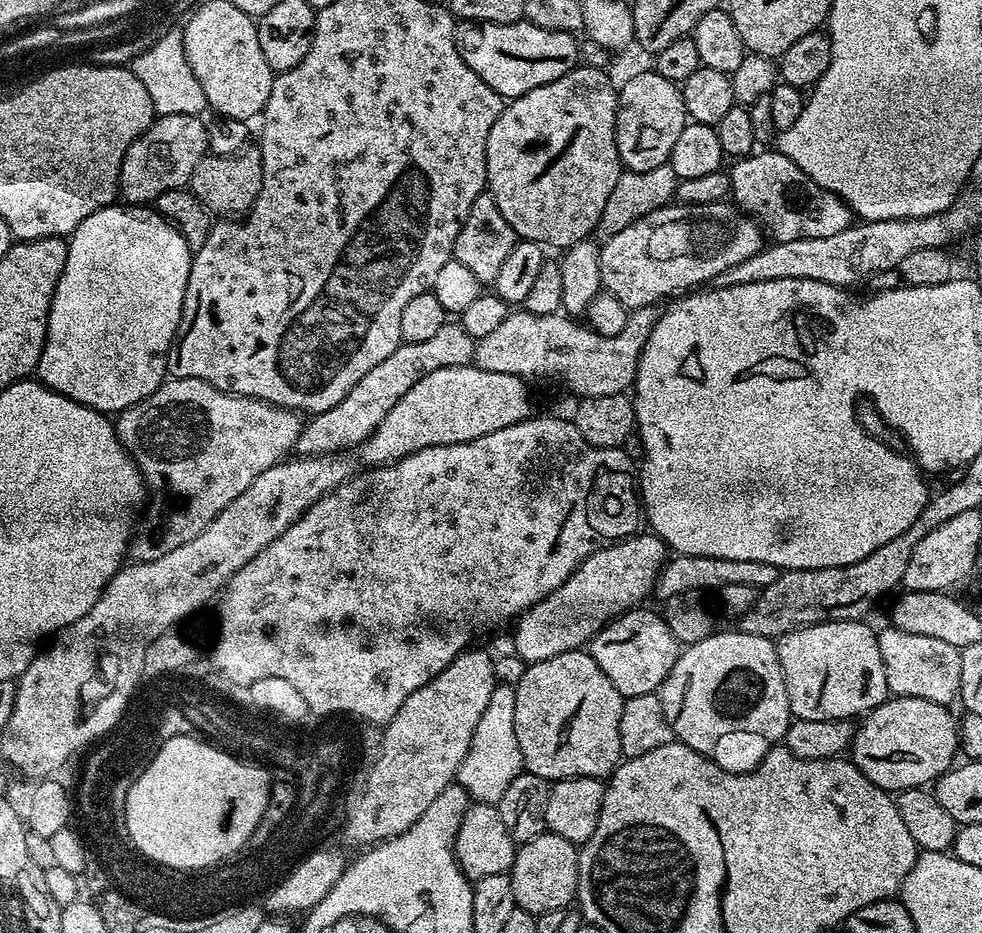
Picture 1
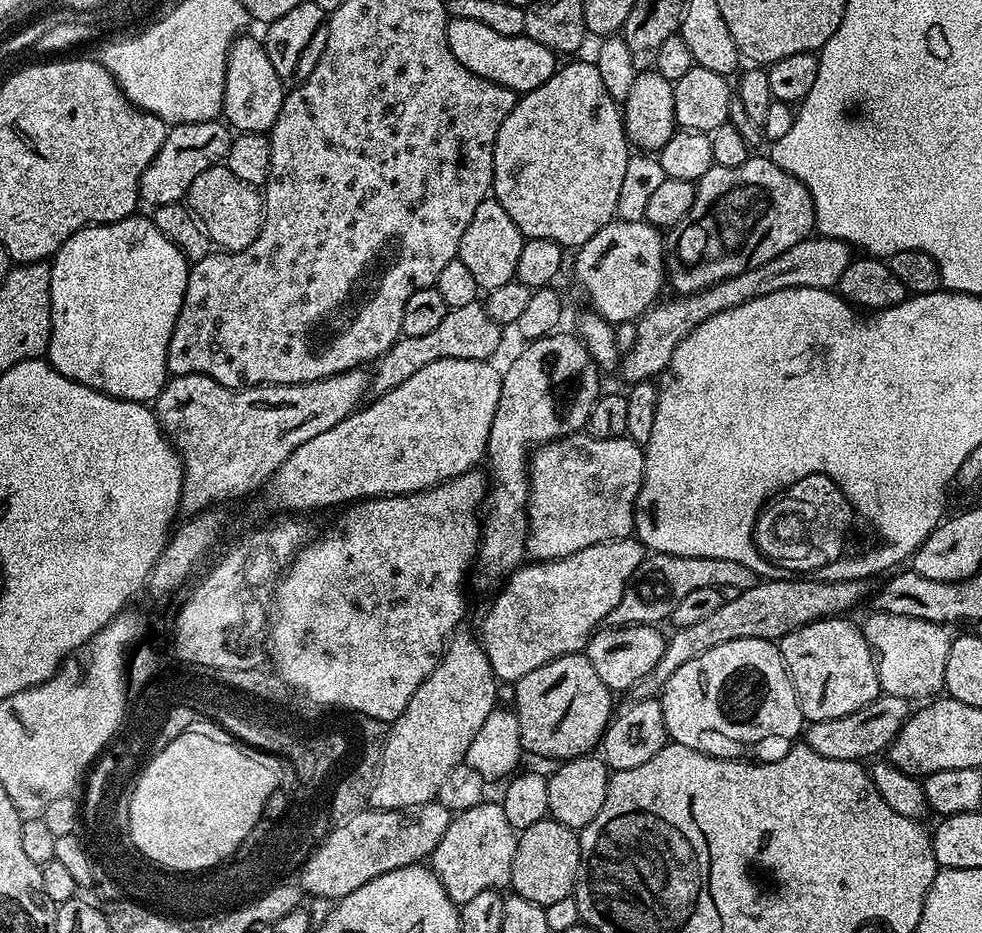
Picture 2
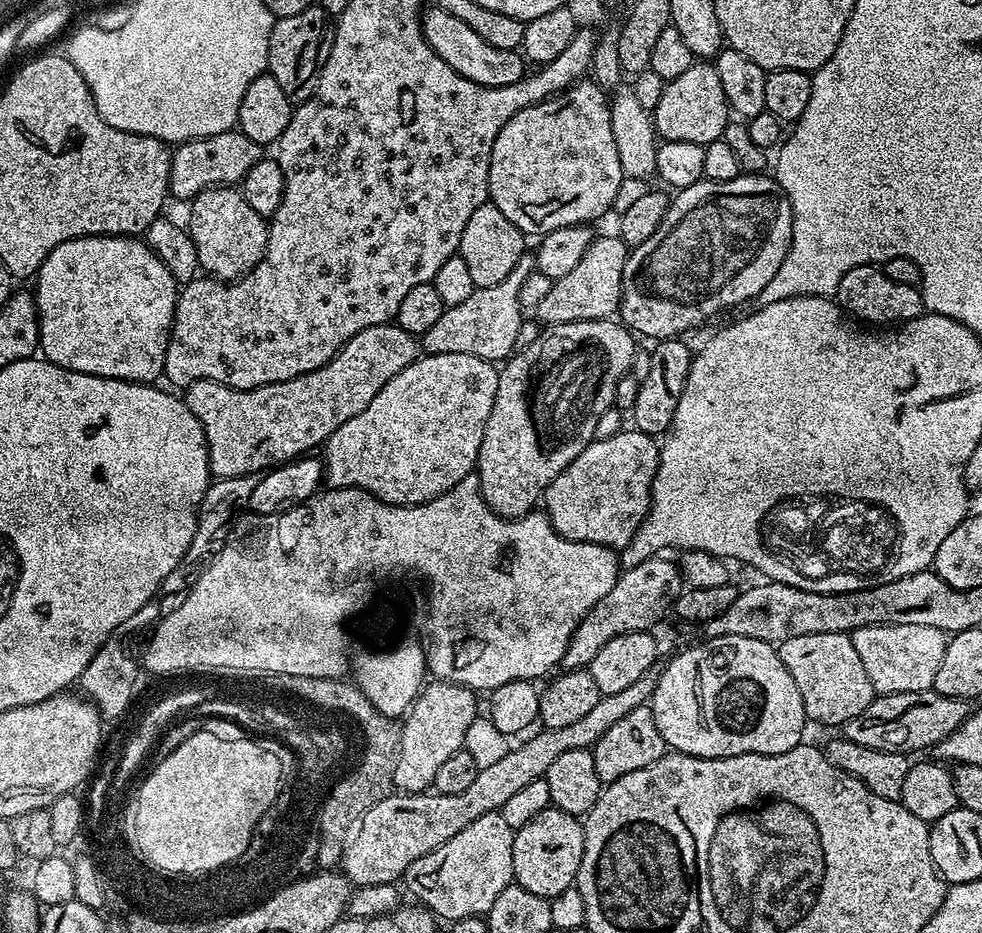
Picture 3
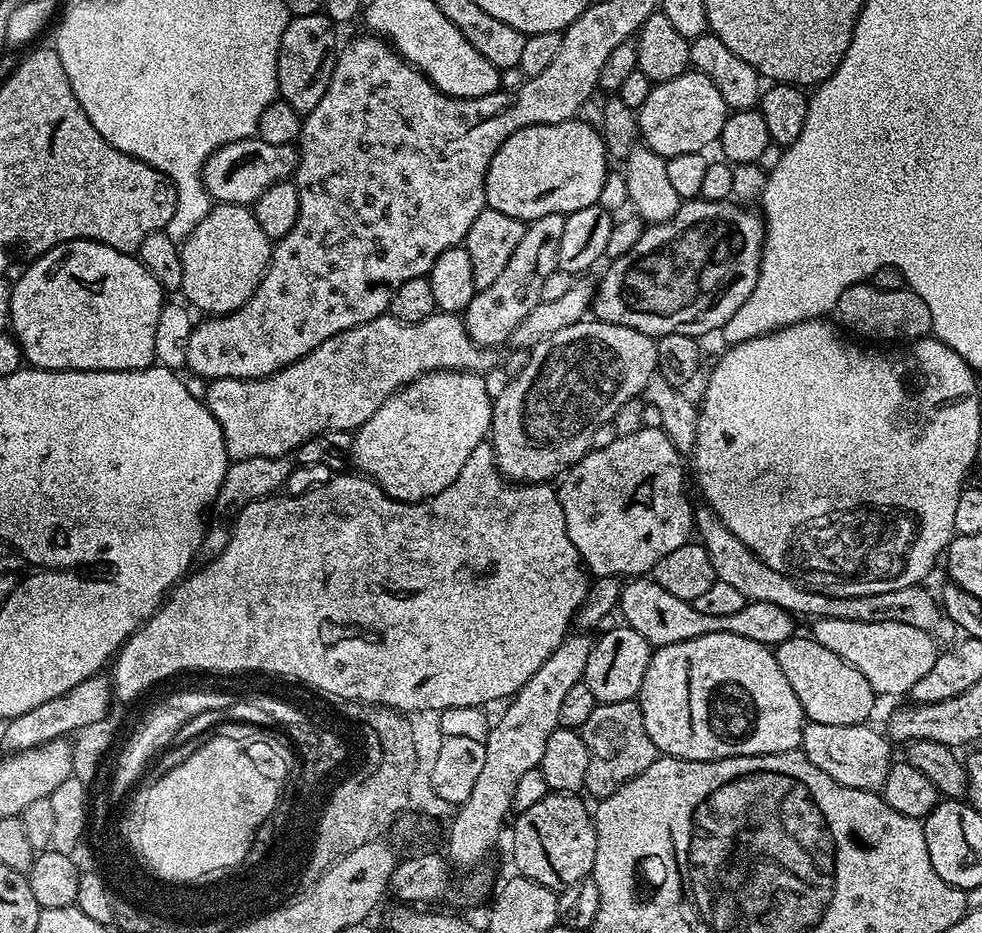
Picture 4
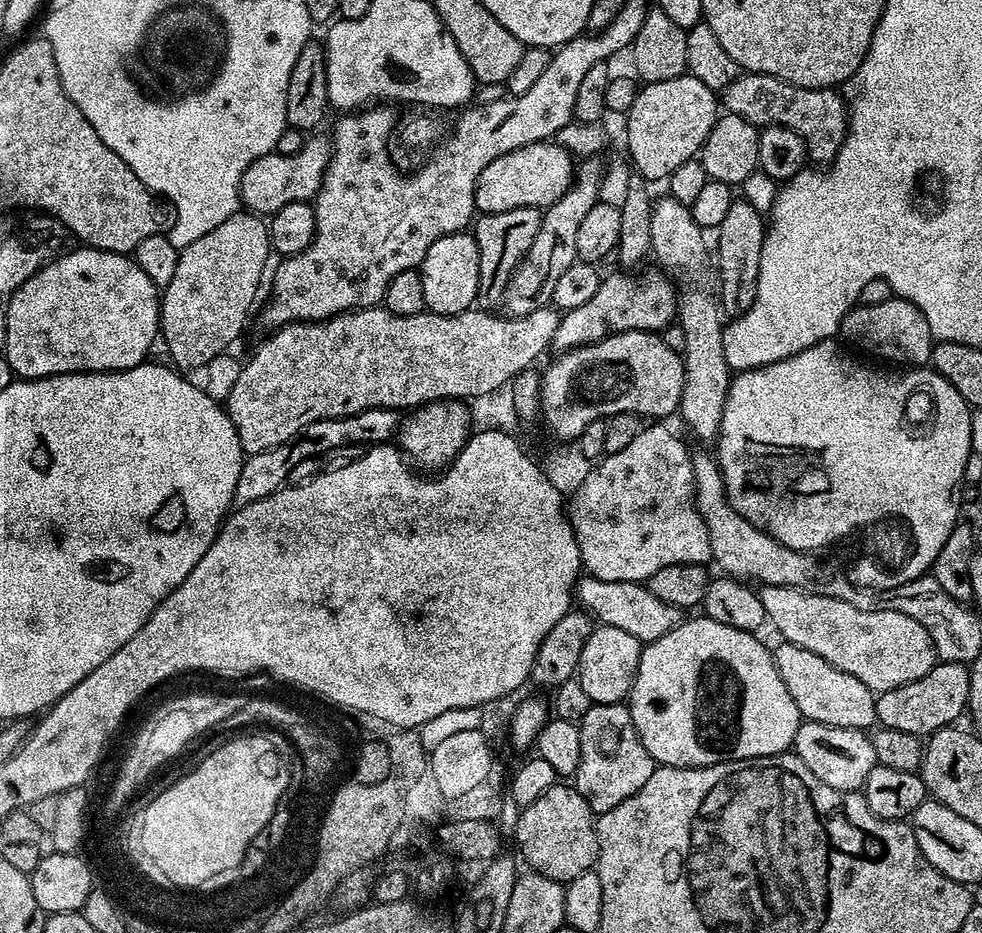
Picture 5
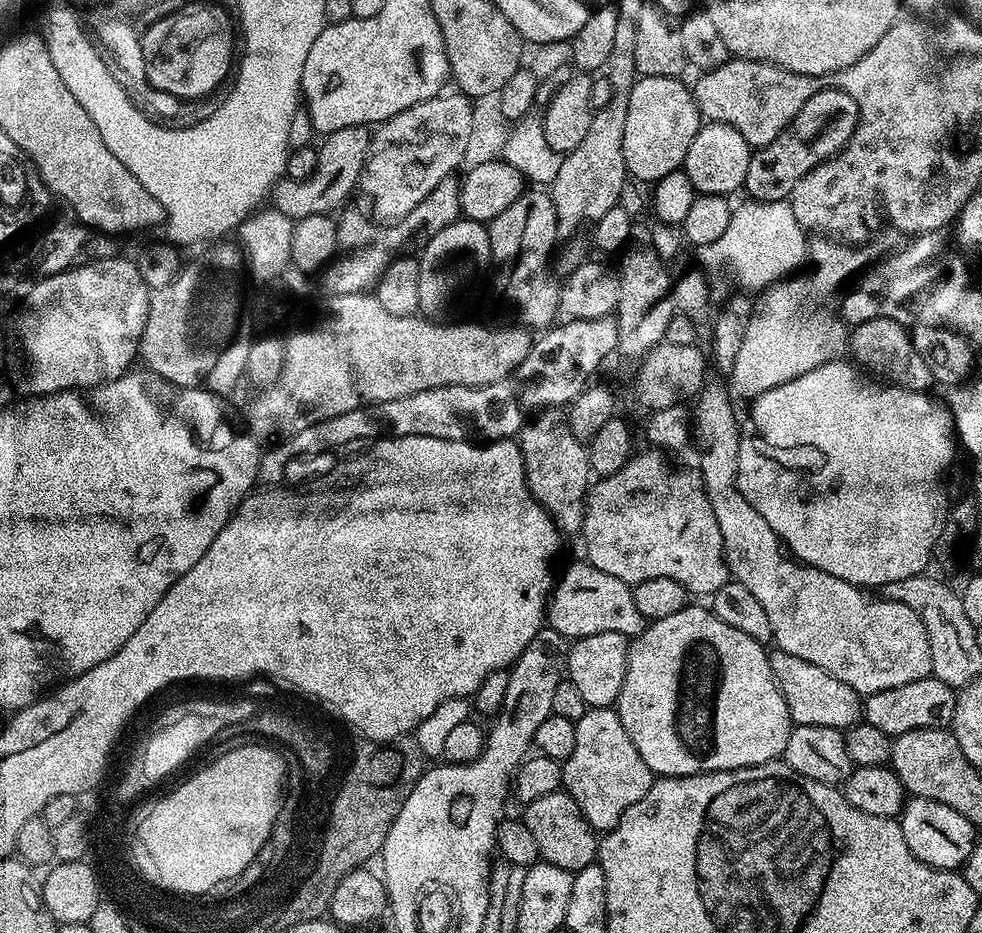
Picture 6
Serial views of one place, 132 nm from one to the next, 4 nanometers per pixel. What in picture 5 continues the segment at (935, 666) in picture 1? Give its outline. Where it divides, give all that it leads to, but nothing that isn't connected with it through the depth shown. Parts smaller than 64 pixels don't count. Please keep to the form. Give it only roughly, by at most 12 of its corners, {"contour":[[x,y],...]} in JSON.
{"contour":[[763,585],[769,625],[873,694],[938,663],[894,610]]}

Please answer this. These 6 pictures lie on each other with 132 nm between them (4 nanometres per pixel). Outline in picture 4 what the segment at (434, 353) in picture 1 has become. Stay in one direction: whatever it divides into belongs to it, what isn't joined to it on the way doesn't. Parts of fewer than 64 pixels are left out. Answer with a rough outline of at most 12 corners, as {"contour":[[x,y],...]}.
{"contour":[[564,216],[531,221],[506,270],[462,313],[483,348],[508,344],[558,271]]}

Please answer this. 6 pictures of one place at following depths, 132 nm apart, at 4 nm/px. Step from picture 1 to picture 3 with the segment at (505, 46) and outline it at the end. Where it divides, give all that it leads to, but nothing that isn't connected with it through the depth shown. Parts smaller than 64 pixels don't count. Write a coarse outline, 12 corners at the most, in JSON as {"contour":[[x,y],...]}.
{"contour":[[439,6],[424,37],[446,66],[482,86],[525,76],[519,51],[498,50]]}

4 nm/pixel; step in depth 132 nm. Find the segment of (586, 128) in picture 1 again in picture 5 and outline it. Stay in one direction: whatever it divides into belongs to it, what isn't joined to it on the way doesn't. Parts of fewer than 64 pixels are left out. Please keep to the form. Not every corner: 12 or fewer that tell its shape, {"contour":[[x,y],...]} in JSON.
{"contour":[[527,144],[478,174],[476,211],[550,207],[573,153]]}

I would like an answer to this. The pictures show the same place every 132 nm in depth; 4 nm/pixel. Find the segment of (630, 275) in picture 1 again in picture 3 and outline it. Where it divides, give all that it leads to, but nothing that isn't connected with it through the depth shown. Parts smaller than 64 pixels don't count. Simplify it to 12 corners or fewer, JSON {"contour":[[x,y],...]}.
{"contour":[[597,235],[552,282],[541,325],[617,315],[629,245]]}

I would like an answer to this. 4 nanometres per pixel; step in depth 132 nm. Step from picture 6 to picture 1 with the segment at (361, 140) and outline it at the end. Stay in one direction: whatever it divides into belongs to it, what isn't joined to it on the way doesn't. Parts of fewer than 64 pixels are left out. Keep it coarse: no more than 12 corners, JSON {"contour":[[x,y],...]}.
{"contour":[[157,116],[122,158],[119,195],[151,205],[191,185],[200,116]]}

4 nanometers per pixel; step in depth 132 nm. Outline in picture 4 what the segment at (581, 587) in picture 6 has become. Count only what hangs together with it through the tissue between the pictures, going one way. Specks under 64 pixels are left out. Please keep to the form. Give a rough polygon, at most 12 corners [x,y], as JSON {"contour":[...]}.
{"contour":[[650,578],[618,592],[623,623],[653,649],[715,632],[775,646],[793,613],[749,600],[735,614],[698,614]]}

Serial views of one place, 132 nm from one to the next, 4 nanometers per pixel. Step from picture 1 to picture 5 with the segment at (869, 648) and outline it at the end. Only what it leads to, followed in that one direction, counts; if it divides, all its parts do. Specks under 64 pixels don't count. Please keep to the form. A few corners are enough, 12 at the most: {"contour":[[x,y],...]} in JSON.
{"contour":[[797,644],[774,648],[804,720],[865,730],[876,696]]}

